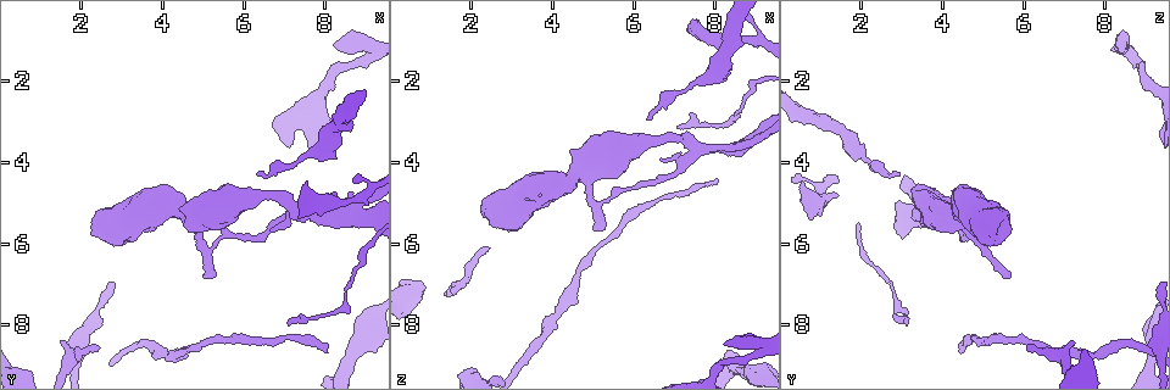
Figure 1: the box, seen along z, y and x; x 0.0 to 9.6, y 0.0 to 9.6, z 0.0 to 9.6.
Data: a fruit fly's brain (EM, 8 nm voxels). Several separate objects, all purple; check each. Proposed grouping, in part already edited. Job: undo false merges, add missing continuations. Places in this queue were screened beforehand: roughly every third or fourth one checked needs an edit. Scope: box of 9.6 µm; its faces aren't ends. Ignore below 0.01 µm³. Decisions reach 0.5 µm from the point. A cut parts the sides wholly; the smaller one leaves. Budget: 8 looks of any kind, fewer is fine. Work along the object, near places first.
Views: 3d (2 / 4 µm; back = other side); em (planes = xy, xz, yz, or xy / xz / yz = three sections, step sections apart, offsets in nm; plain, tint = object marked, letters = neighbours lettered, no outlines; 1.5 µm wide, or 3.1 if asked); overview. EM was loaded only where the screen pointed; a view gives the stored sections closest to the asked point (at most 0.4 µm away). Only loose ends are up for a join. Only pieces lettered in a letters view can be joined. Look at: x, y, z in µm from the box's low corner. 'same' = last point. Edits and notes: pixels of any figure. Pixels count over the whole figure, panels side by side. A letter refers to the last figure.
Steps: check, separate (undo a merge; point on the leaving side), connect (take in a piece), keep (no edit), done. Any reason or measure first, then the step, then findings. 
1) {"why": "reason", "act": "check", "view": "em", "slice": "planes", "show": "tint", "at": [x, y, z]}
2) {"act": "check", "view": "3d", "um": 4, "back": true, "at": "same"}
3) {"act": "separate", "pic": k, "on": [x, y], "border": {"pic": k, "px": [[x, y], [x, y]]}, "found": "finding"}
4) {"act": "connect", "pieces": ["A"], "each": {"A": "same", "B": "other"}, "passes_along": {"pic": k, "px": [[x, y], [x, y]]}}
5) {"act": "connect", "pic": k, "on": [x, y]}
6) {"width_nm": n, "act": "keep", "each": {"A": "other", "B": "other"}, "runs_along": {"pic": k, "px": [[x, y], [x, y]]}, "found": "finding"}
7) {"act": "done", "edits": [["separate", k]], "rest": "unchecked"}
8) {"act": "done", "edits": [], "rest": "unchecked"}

{"act": "check", "view": "3d", "um": 2, "at": [8.00, 8.65, 4.50]}

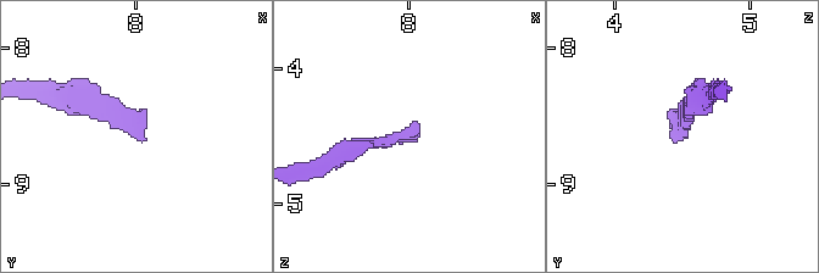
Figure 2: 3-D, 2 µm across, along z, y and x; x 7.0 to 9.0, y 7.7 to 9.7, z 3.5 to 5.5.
{"why": "need the tissue", "act": "check", "view": "em", "slice": "xy", "step": 8, "show": "letters", "at": [8.04, 8.66, 4.54]}

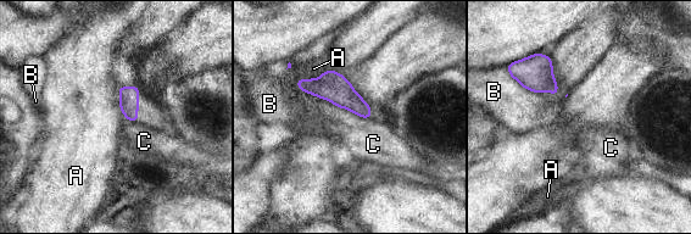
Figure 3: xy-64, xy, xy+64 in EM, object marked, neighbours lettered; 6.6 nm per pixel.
{"width_nm": 130, "act": "keep", "each": {"A": "other", "B": "other", "C": "other"}, "border": {"pic": 3, "px": [[333, 105], [366, 118], [372, 117]]}, "found": "none of them fits"}

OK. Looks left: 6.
{"why": "branch stops here", "act": "check", "view": "em", "slice": "xz", "step": 8, "show": "tint", "at": [2.50, 8.50, 6.15]}

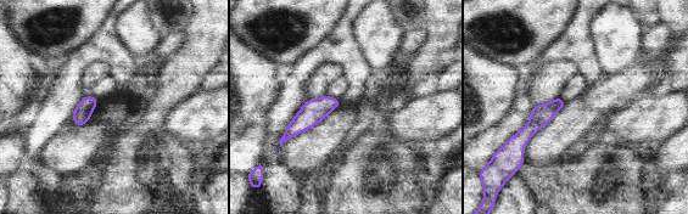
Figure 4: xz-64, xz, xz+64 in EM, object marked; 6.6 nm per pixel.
{"why": "cut it another way", "act": "check", "view": "em", "slice": "planes", "show": "letters", "at": "same"}

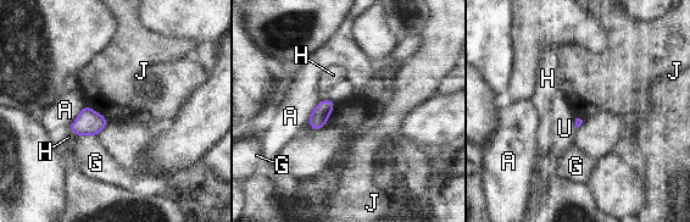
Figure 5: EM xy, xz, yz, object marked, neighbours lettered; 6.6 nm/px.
{"act": "keep", "each": {"A": "other", "G": "other", "H": "other", "J": "other", "U": "other"}, "border": {"pic": 5, "px": [[335, 103], [323, 126]]}, "found": "none of them fits"}

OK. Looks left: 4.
{"why": "sudden change in width", "act": "check", "view": "em", "slice": "planes", "show": "letters", "at": [5.05, 6.15, 5.05]}

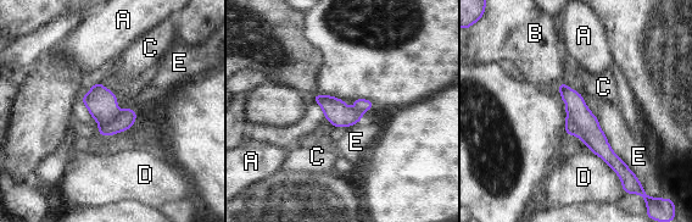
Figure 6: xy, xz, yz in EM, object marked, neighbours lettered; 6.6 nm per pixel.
{"act": "separate", "pic": 6, "on": [124, 121], "each": {"A": "other", "B": "other", "C": "other", "D": "other", "E": "other"}, "found": "two neurons meet here"}

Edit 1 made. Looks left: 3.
{"act": "done", "edits": [["separate", 6]], "rest": "unchecked"}

